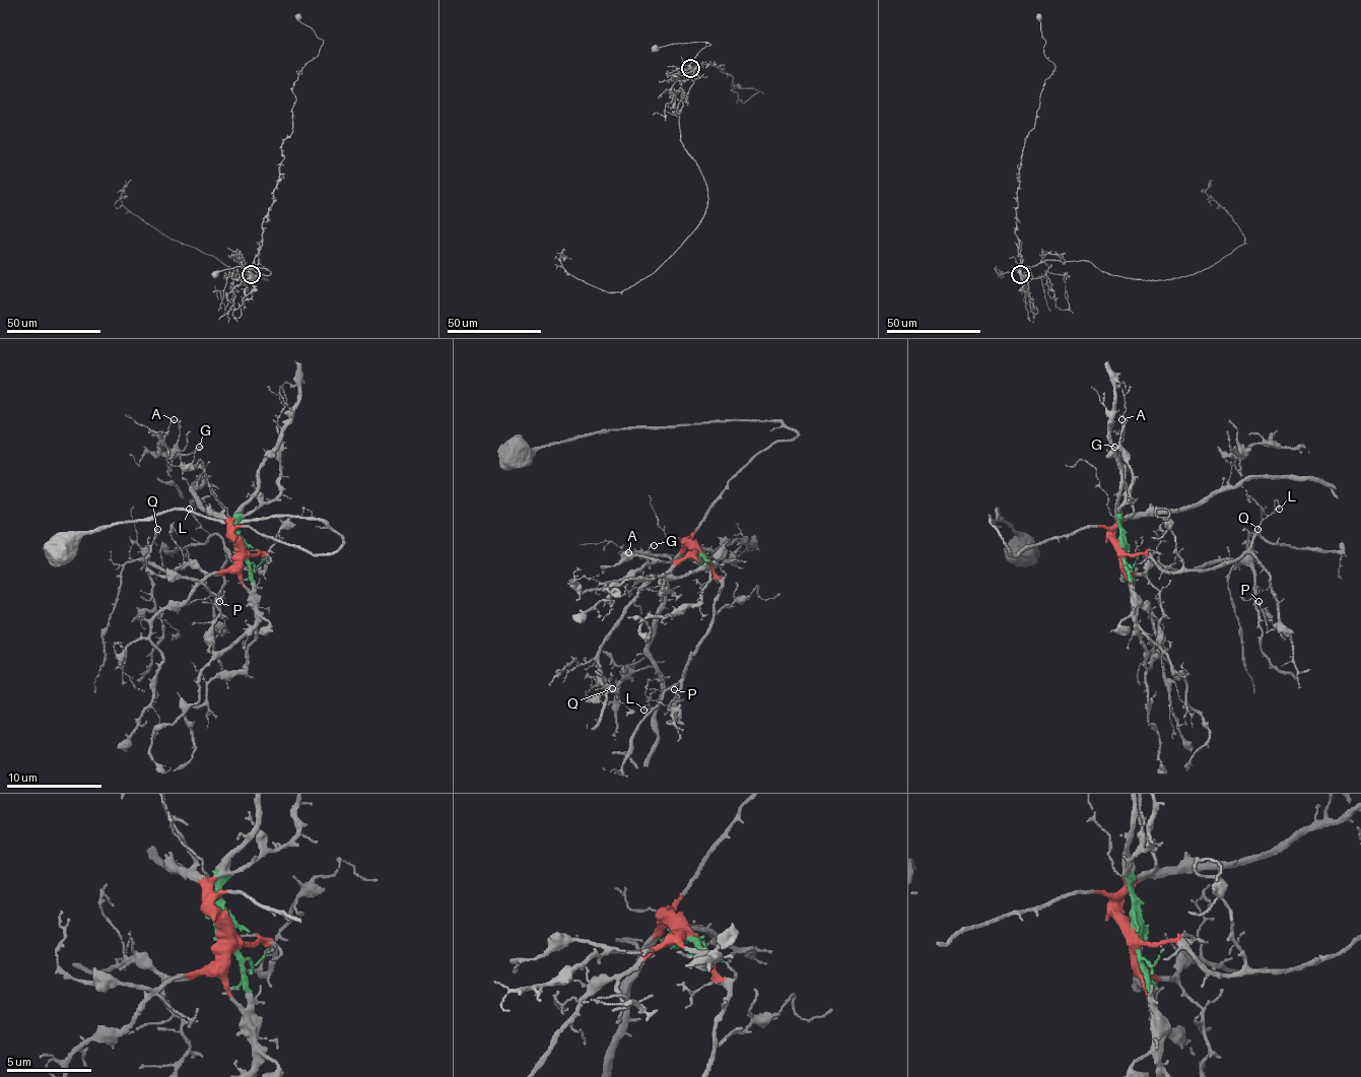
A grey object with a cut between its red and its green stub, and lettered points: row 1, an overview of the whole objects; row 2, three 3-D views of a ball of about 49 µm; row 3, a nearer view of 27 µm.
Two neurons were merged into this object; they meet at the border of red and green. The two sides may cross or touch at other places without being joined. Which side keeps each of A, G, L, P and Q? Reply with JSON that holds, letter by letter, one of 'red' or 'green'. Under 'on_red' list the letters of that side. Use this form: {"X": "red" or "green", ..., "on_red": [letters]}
{"A": "red", "G": "red", "L": "red", "P": "red", "Q": "red", "on_red": ["A", "G", "L", "P", "Q"]}

